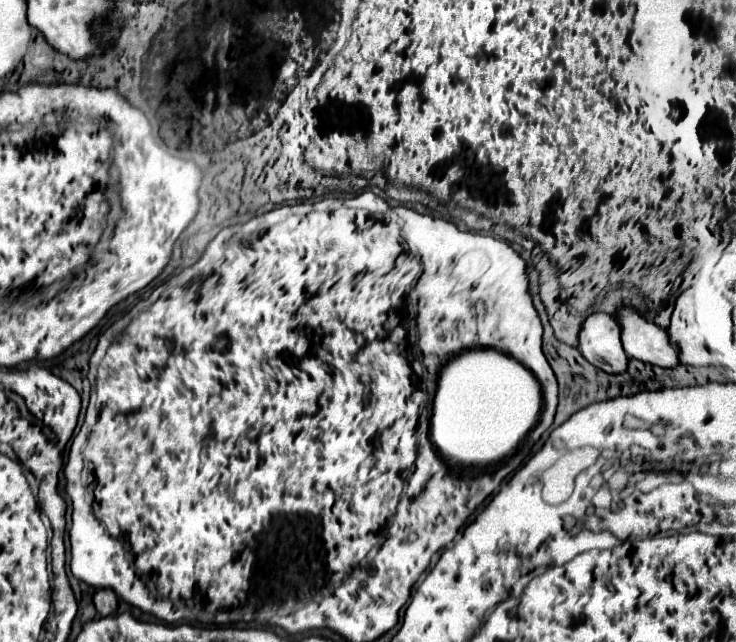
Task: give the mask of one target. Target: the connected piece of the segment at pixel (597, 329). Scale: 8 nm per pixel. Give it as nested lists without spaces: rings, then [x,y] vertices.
[[[590,314],[578,336],[580,354],[596,368],[618,374],[626,370],[628,356],[620,342],[620,326],[610,314]]]

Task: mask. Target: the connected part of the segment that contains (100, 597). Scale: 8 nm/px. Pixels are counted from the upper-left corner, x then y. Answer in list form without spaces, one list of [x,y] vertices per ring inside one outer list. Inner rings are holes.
[[[108,588],[96,590],[94,592],[94,606],[96,606],[100,616],[110,616],[118,608],[118,596]]]

